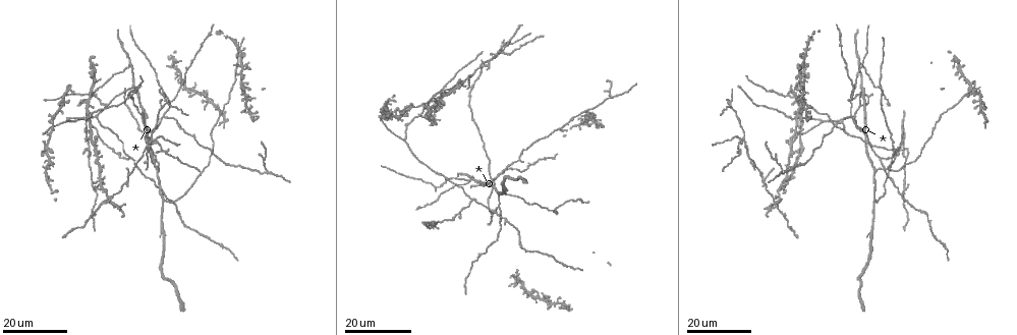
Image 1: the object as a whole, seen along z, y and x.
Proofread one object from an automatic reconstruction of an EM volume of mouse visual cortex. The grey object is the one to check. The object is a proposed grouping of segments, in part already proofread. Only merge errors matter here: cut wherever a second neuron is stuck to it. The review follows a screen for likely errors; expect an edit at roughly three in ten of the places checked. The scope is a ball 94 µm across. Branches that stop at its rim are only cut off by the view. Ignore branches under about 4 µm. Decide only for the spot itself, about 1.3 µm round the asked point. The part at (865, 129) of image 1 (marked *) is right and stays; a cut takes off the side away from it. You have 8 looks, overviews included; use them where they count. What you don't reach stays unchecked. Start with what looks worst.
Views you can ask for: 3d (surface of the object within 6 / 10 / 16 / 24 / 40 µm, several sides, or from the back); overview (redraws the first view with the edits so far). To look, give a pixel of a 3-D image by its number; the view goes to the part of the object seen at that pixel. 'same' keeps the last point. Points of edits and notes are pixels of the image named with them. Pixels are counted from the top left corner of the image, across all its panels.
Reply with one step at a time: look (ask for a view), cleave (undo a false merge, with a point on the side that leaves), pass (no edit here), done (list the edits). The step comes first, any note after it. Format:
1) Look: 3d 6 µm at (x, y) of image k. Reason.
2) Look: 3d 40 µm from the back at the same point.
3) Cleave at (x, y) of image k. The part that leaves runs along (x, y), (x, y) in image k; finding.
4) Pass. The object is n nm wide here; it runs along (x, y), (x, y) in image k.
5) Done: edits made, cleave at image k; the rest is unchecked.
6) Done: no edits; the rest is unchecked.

Look: 3d 16 µm at (614, 96) of image 1. Three-way junction.

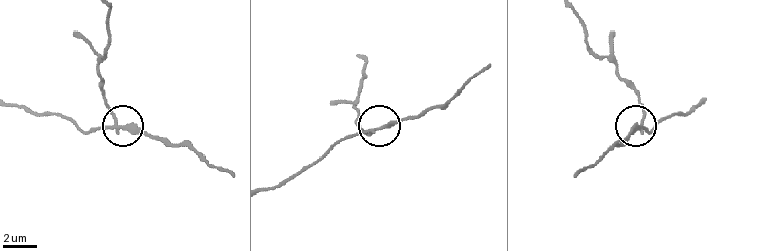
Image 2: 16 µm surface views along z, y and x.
Look: 3d 6 µm at (115, 123) of image 2. Closer look.

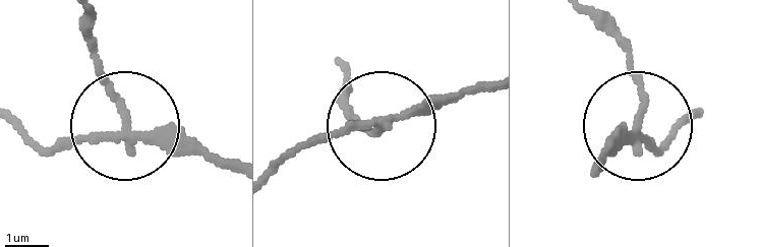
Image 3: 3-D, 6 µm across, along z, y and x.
Look: 3d 6 µm from the back at (637, 121) of image 3. Other side.

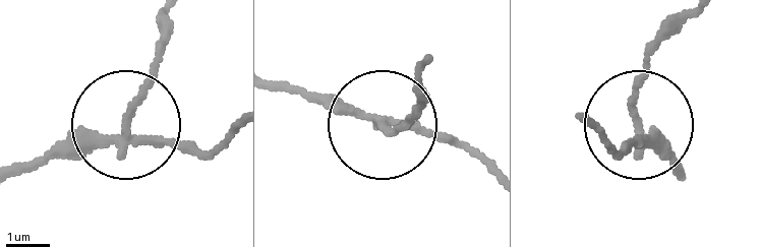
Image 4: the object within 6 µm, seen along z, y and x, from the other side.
Cleave at (144, 81) of image 4. The part that leaves runs along (376, 125), (406, 118), (424, 70) in image 4; two neurons meet here.

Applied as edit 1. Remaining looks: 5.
Look: 3d 24 µm at (473, 178) of image 1. Three-way junction.

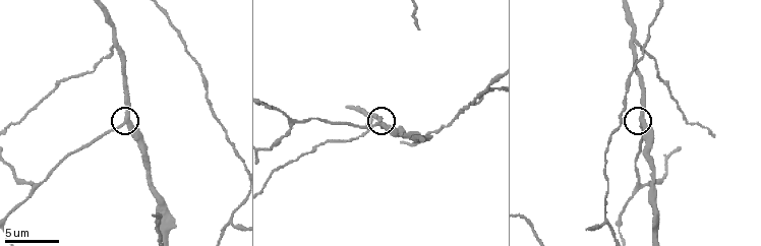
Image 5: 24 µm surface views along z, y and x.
Look: 3d 10 µm at (640, 125) of image 5. Closer look.

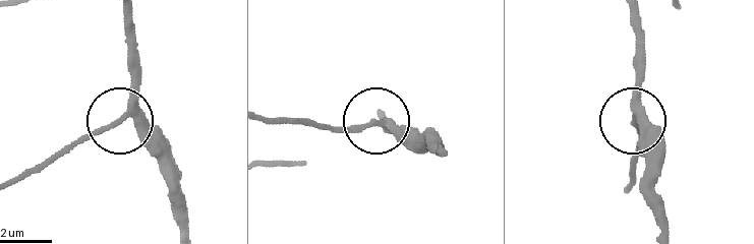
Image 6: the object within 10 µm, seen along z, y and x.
Pass. 3 arms meet here; it runs along (185, 229), (176, 170), (124, 116), (132, 54) in image 6; all the same neuron.

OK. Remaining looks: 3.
Look: 3d 24 µm at (109, 196) of image 1. Four-way junction.

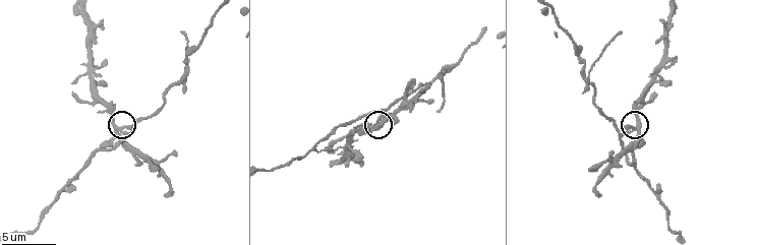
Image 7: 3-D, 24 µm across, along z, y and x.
Look: 3d 6 µm at (119, 126) of image 7. Zoom in.

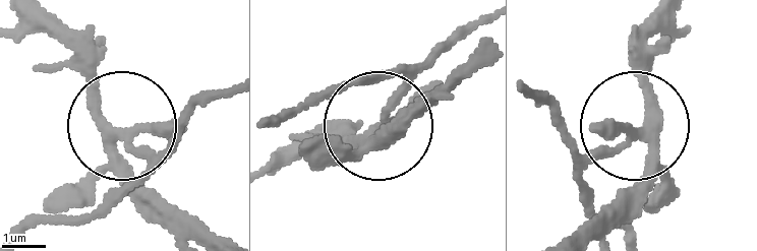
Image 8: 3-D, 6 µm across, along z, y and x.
Cleave at (164, 162) of image 8. The part that leaves runs along (123, 148), (149, 155), (188, 115), (232, 93) in image 8; a second neuron is stuck on.

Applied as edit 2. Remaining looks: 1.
Look: 3d 16 µm at (292, 126) of image 5.

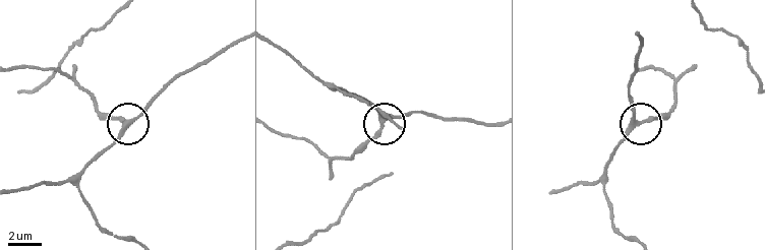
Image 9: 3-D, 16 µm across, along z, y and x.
Pass. The object is 260 nm wide here; it runs along (492, 125), (406, 113), (386, 121), (354, 152) in image 9; continuous, no second neuron.

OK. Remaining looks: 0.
Done: edits made, cleave at image 4, cleave at image 8; the rest is unchecked.

